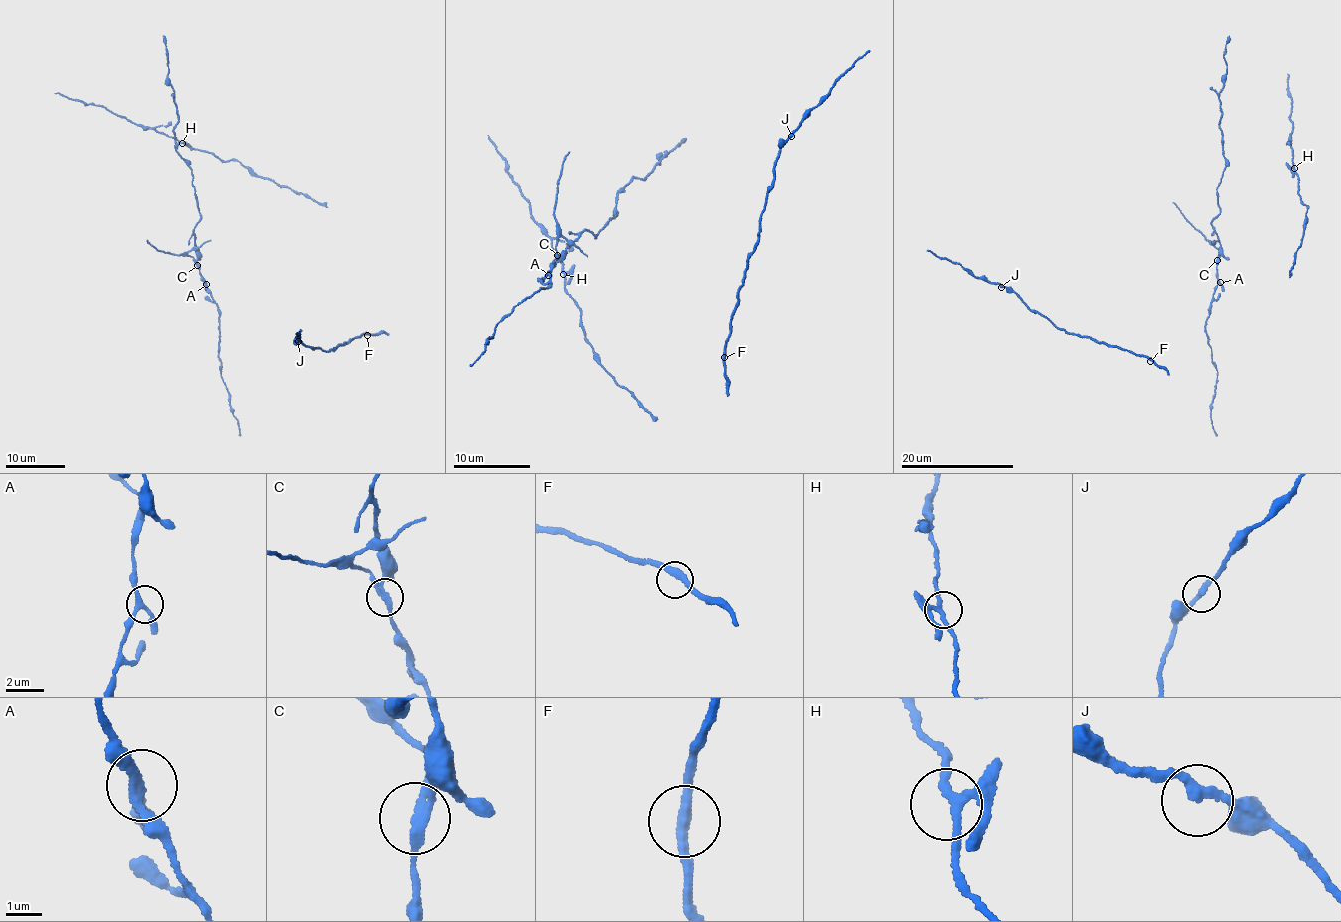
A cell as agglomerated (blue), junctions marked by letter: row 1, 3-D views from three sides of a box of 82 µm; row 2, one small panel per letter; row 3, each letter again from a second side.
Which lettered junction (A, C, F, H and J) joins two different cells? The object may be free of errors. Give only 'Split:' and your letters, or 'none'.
Split: C

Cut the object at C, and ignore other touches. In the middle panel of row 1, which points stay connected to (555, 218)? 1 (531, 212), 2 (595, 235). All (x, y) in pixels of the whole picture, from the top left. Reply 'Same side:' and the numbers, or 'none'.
Same side: none

